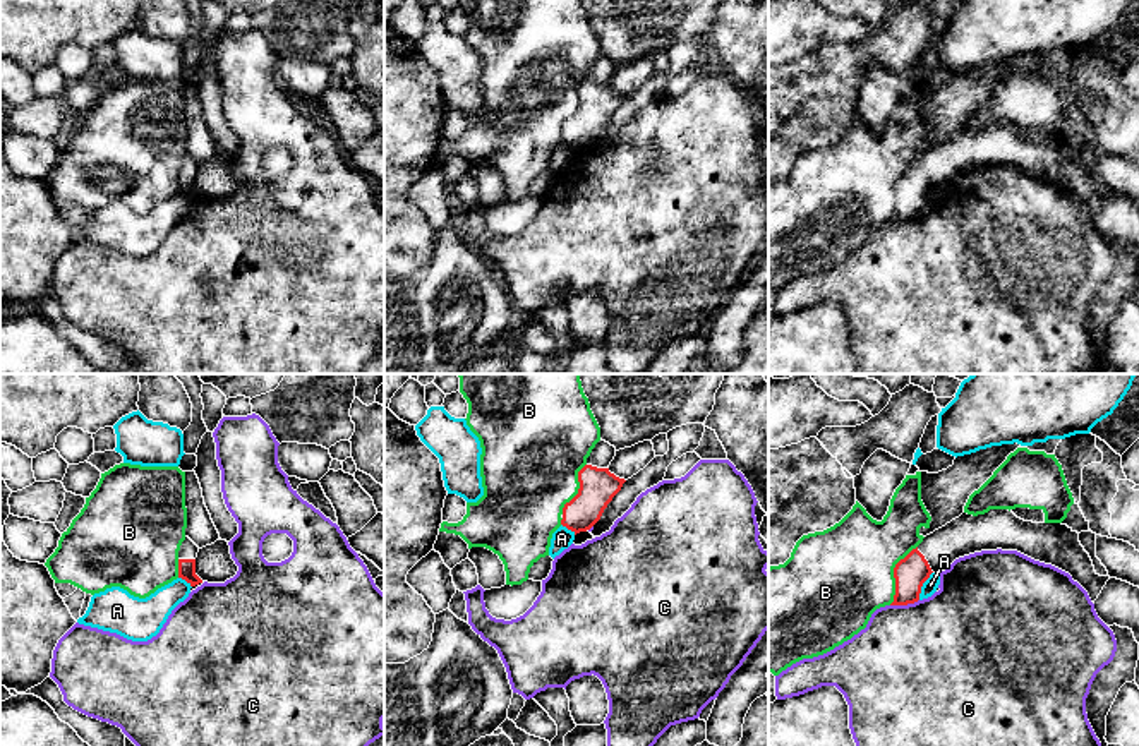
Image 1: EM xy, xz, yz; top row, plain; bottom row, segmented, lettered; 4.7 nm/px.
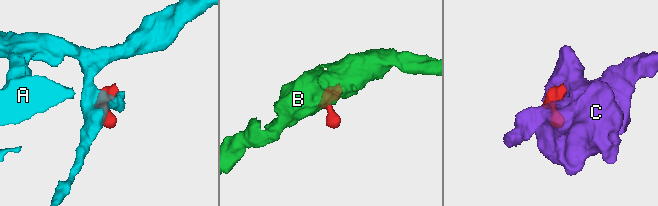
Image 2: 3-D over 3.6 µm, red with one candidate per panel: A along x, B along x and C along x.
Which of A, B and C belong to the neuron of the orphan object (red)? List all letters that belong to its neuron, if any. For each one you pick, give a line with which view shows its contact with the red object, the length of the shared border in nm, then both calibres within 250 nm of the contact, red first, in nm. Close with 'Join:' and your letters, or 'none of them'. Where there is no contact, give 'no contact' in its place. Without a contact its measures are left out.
Join: none of them

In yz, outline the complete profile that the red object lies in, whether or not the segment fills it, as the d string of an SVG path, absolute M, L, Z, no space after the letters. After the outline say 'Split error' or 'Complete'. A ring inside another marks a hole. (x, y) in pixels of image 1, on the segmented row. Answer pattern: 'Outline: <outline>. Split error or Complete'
Outline: M990 509L978 516L962 513L926 535L901 559L894 568L895 595L890 605L918 602L930 575L949 569L955 559L997 549L1017 550L1069 573L1088 592L1093 604L1110 580L1094 571L1089 554L1079 542L1079 533L1067 525L1033 523L1009 509Z. Split error

